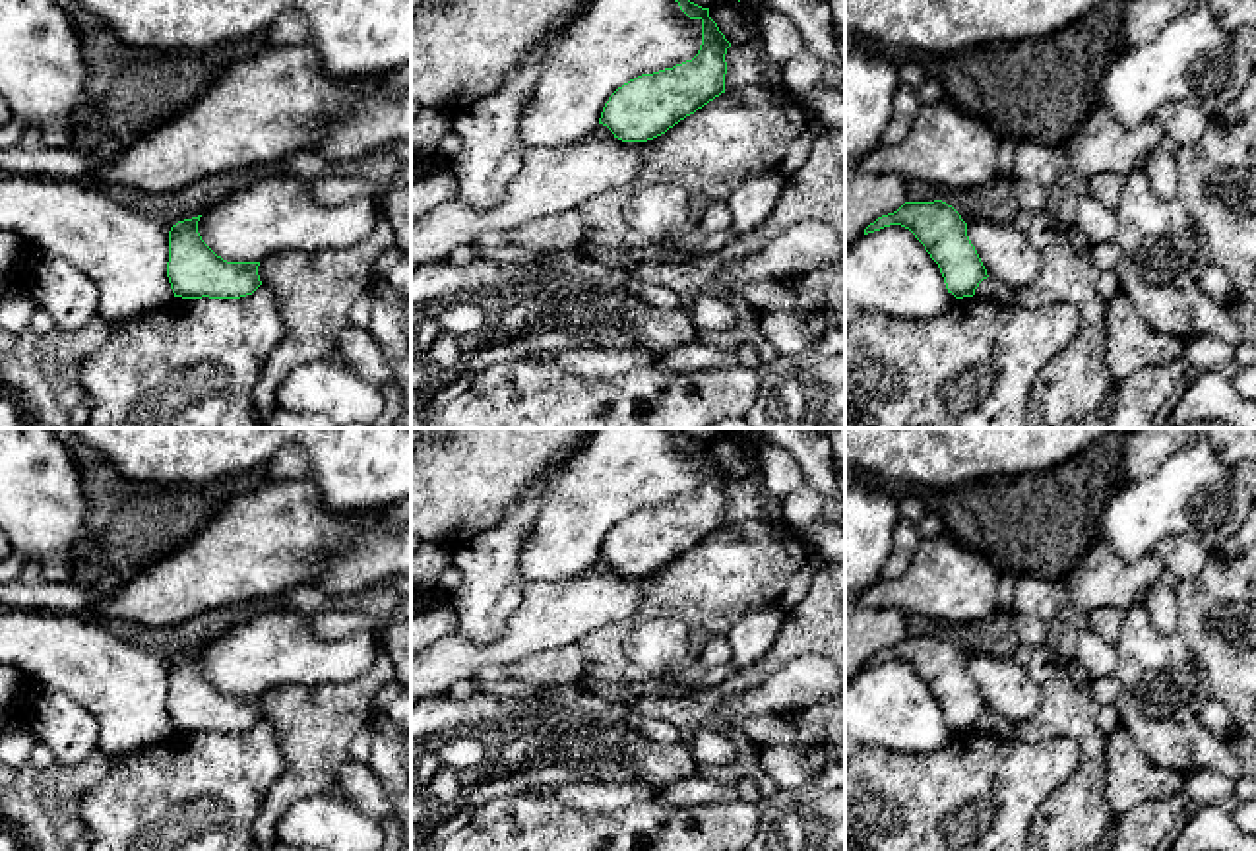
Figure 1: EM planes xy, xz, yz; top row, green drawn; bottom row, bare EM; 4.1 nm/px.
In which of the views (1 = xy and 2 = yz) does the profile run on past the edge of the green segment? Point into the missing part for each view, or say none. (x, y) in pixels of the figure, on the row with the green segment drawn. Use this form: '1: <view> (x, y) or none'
1: none
2: none

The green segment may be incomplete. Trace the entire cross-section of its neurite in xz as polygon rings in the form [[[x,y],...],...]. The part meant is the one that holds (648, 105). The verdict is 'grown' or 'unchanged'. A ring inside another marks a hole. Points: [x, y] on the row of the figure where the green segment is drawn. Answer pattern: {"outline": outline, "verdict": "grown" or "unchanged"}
{"outline": [[[675,2],[690,19],[702,21],[700,50],[692,60],[630,79],[609,97],[599,124],[622,142],[653,140],[725,93],[731,43],[709,17],[709,8]]], "verdict": "unchanged"}

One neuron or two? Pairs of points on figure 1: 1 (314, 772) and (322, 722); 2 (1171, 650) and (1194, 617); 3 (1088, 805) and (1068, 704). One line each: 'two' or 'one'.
1: one
2: two
3: one

